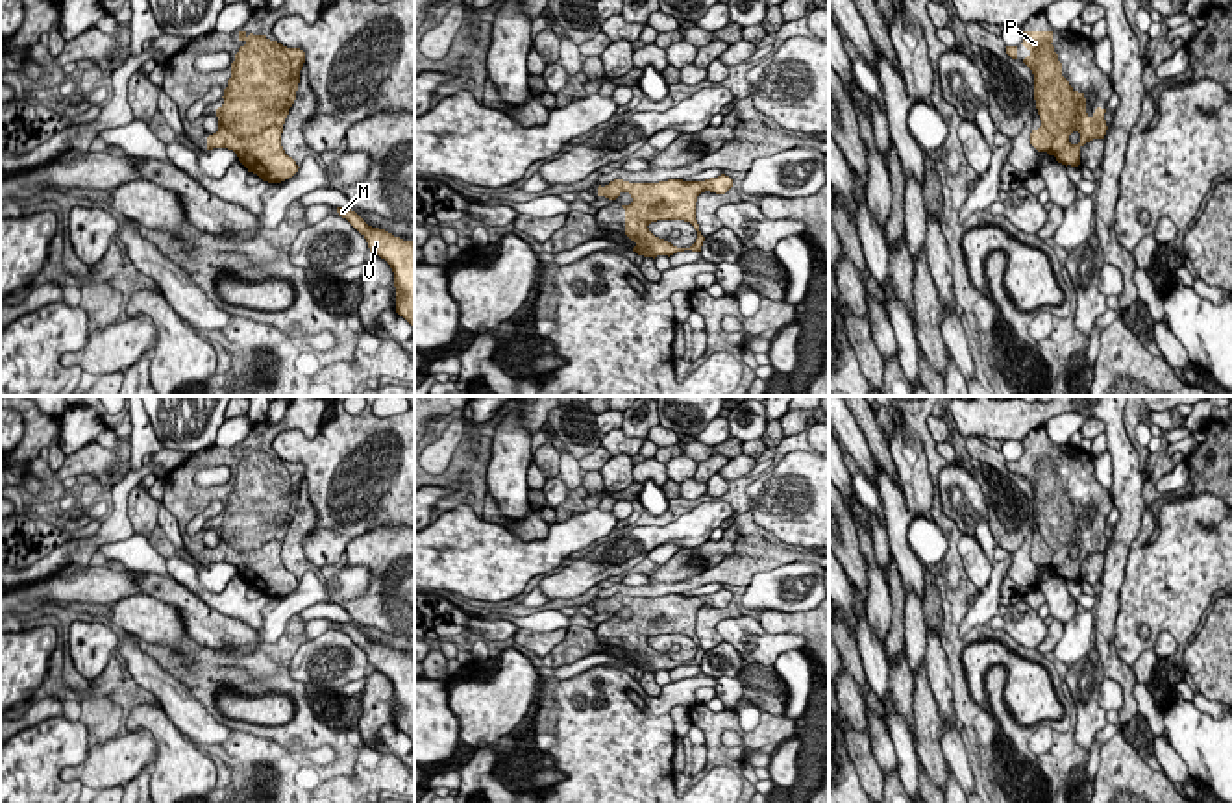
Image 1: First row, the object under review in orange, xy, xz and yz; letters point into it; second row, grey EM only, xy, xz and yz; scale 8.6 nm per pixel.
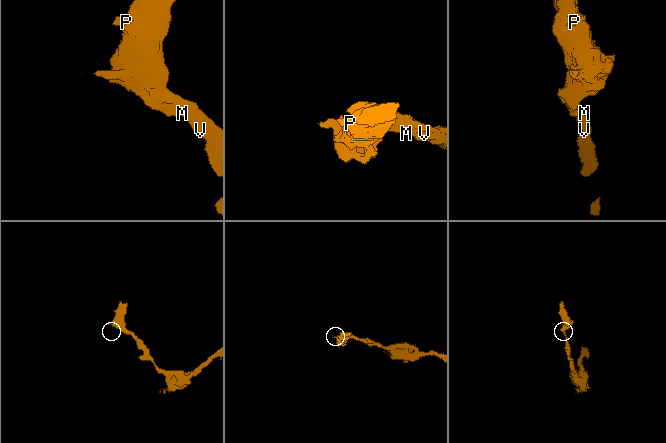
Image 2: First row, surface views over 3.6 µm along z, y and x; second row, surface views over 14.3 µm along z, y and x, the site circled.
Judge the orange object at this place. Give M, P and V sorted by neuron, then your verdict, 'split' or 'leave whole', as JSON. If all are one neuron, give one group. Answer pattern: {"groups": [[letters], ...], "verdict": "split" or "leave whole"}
{"groups": [["M", "P", "V"]], "verdict": "leave whole"}

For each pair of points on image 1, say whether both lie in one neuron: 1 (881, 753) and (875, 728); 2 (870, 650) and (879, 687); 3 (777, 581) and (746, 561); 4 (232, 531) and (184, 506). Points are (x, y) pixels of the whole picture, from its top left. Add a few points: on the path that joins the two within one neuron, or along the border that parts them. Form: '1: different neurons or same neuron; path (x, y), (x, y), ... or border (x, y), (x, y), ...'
1: same neuron; path (881, 748), (877, 733)
2: same neuron; path (874, 659), (877, 678)
3: different neurons; border (805, 561), (788, 561), (761, 570), (746, 585)
4: same neuron; path (232, 513), (232, 506), (221, 494), (202, 496)

